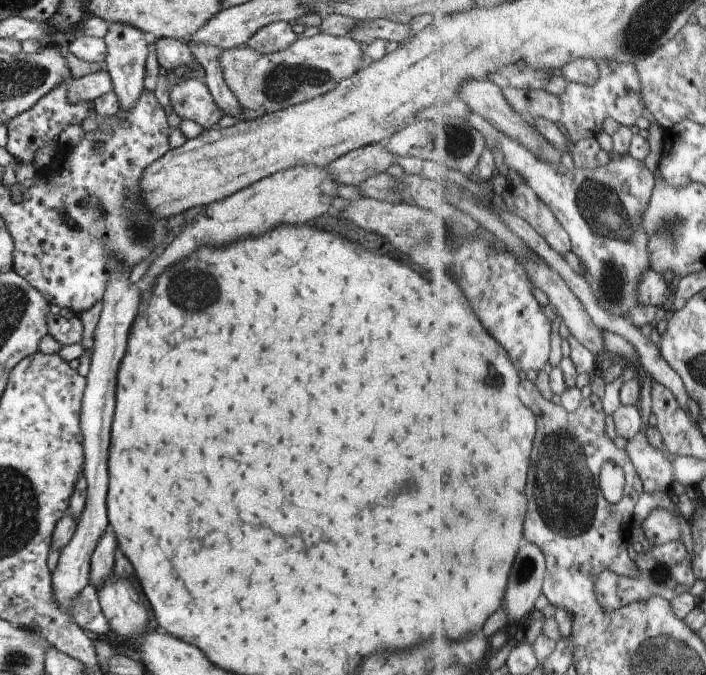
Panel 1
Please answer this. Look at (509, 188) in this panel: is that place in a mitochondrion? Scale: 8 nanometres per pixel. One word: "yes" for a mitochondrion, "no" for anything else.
no

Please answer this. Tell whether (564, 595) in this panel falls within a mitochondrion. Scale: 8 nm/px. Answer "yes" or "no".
no

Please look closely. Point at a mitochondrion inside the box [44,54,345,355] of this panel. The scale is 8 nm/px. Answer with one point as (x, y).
(284, 81)

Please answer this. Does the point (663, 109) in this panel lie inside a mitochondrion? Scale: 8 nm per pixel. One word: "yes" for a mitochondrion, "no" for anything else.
no

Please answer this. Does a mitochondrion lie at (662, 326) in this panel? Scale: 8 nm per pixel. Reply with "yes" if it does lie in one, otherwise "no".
no

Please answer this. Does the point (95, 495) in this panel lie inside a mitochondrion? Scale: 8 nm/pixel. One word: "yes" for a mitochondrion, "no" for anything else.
no

